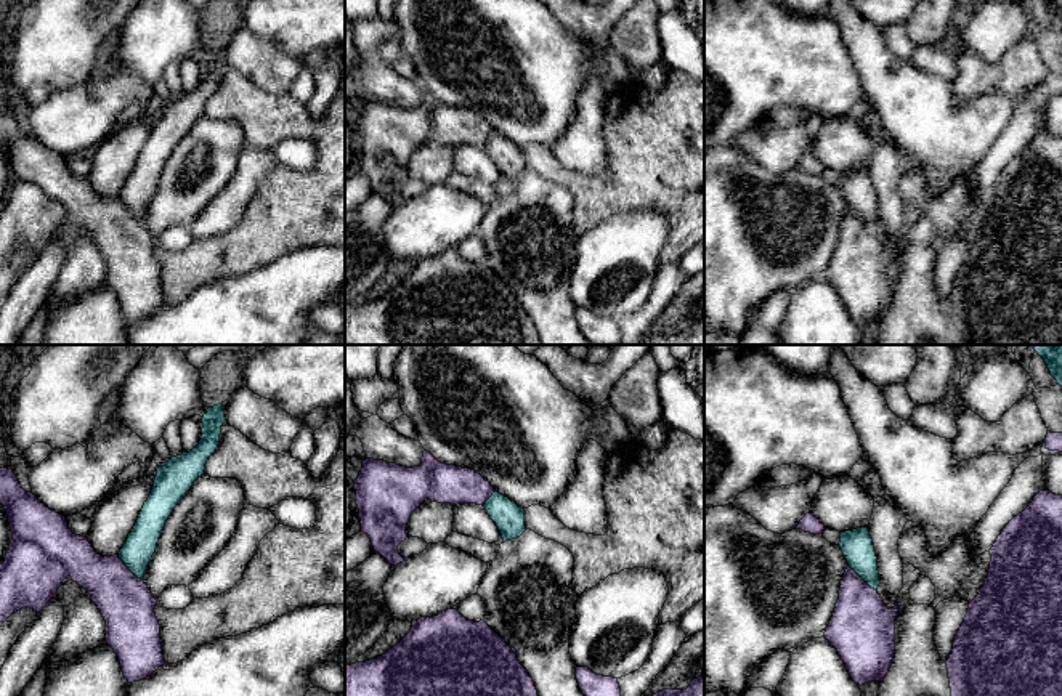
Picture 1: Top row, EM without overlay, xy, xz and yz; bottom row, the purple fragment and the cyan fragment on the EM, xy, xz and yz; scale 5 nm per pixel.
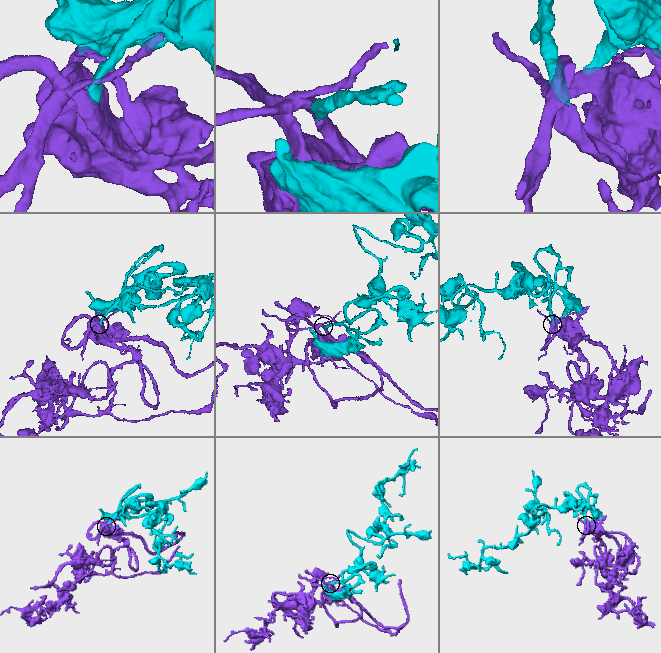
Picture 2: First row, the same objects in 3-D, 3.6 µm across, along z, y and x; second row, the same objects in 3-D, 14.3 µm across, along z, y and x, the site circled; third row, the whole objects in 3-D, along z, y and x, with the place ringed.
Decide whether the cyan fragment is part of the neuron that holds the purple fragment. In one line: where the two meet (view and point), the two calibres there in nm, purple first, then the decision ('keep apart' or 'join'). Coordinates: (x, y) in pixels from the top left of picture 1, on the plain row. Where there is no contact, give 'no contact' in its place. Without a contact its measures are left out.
contact xy (129, 210); calibres 280 and 160 nm; join

